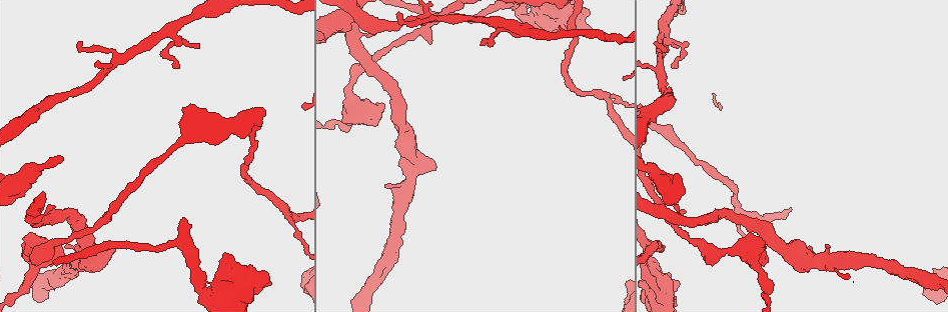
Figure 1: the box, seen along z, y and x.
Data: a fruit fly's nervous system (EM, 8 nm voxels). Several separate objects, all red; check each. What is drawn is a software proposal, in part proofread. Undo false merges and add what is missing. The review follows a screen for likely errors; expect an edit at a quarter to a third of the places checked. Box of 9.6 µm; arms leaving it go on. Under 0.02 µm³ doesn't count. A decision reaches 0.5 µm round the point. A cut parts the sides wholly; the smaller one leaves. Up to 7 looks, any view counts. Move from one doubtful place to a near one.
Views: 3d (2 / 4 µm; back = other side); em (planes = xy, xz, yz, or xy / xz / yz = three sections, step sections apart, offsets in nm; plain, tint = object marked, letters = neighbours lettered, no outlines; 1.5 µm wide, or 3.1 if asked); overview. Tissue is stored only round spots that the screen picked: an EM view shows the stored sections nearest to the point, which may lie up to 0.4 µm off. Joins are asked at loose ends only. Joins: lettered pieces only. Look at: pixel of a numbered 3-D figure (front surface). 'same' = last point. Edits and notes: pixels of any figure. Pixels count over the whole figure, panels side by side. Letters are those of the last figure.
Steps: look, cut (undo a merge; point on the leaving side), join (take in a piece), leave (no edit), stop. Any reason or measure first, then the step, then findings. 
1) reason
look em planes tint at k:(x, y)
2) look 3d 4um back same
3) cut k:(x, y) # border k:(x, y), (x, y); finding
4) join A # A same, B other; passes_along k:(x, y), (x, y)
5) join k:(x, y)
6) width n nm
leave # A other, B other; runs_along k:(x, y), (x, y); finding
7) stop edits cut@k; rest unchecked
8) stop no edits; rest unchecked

abrupt turn
look em xz step 8 tint at 1:(285, 213)

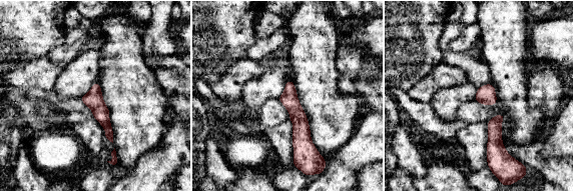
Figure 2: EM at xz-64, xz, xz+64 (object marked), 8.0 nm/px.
look em planes letters same

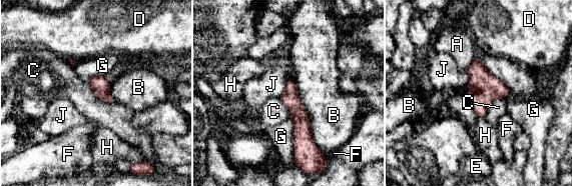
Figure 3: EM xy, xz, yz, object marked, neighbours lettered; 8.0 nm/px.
width 140 nm
leave # A other, B other, C other, D other, E other, F other, G other, H other, J other; runs_along 3:(290, 82), (301, 120), (300, 154); continuous, no second cell

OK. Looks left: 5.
thick end
look 3d 4um at 1:(812, 251)

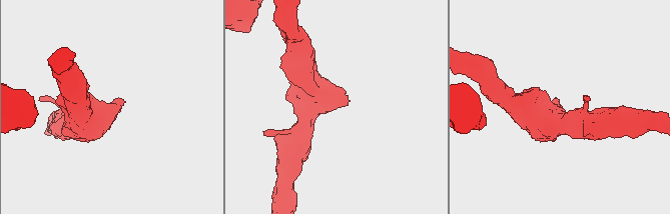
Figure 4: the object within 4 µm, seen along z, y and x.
look em planes letters at 4:(558, 101)

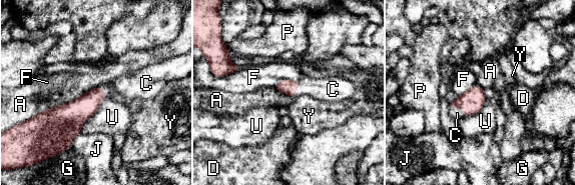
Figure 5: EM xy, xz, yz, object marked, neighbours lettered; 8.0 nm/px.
longest_contact A 600 nm
join C # A other, C same, D other, F other, G other, J other, P other, U other, Y other; passes_along 5:(472, 101), (460, 106), (457, 113); the cell continues

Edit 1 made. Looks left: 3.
redraw
look overview

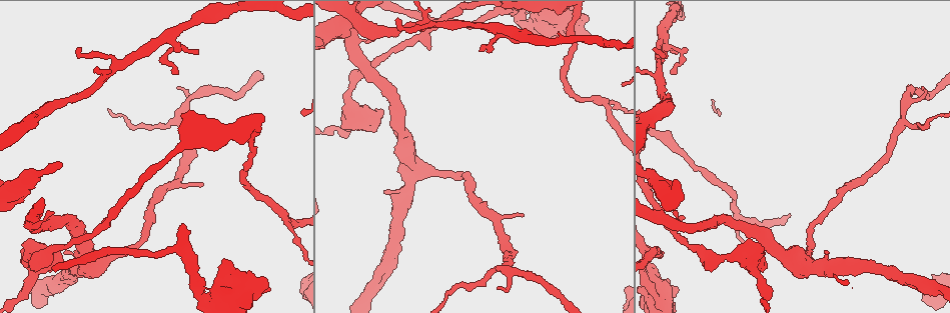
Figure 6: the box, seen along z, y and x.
look em planes tint at 6:(397, 17)

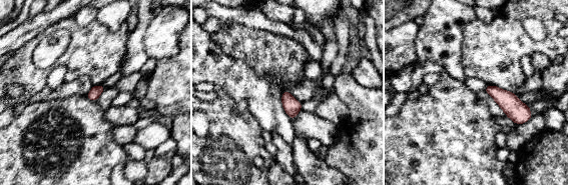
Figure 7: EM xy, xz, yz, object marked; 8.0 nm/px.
look em planes letters same

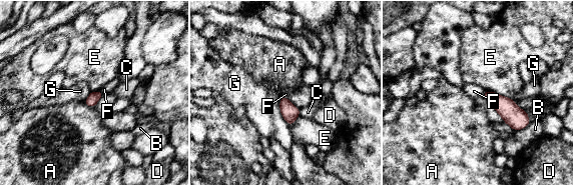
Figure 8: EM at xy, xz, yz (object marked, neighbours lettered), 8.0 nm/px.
leave # A other, B other, C other, D other, E other, F other, G other; border 8:(282, 96), (289, 99); none of them fits

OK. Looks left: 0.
stop edits join@5; rest unchecked

